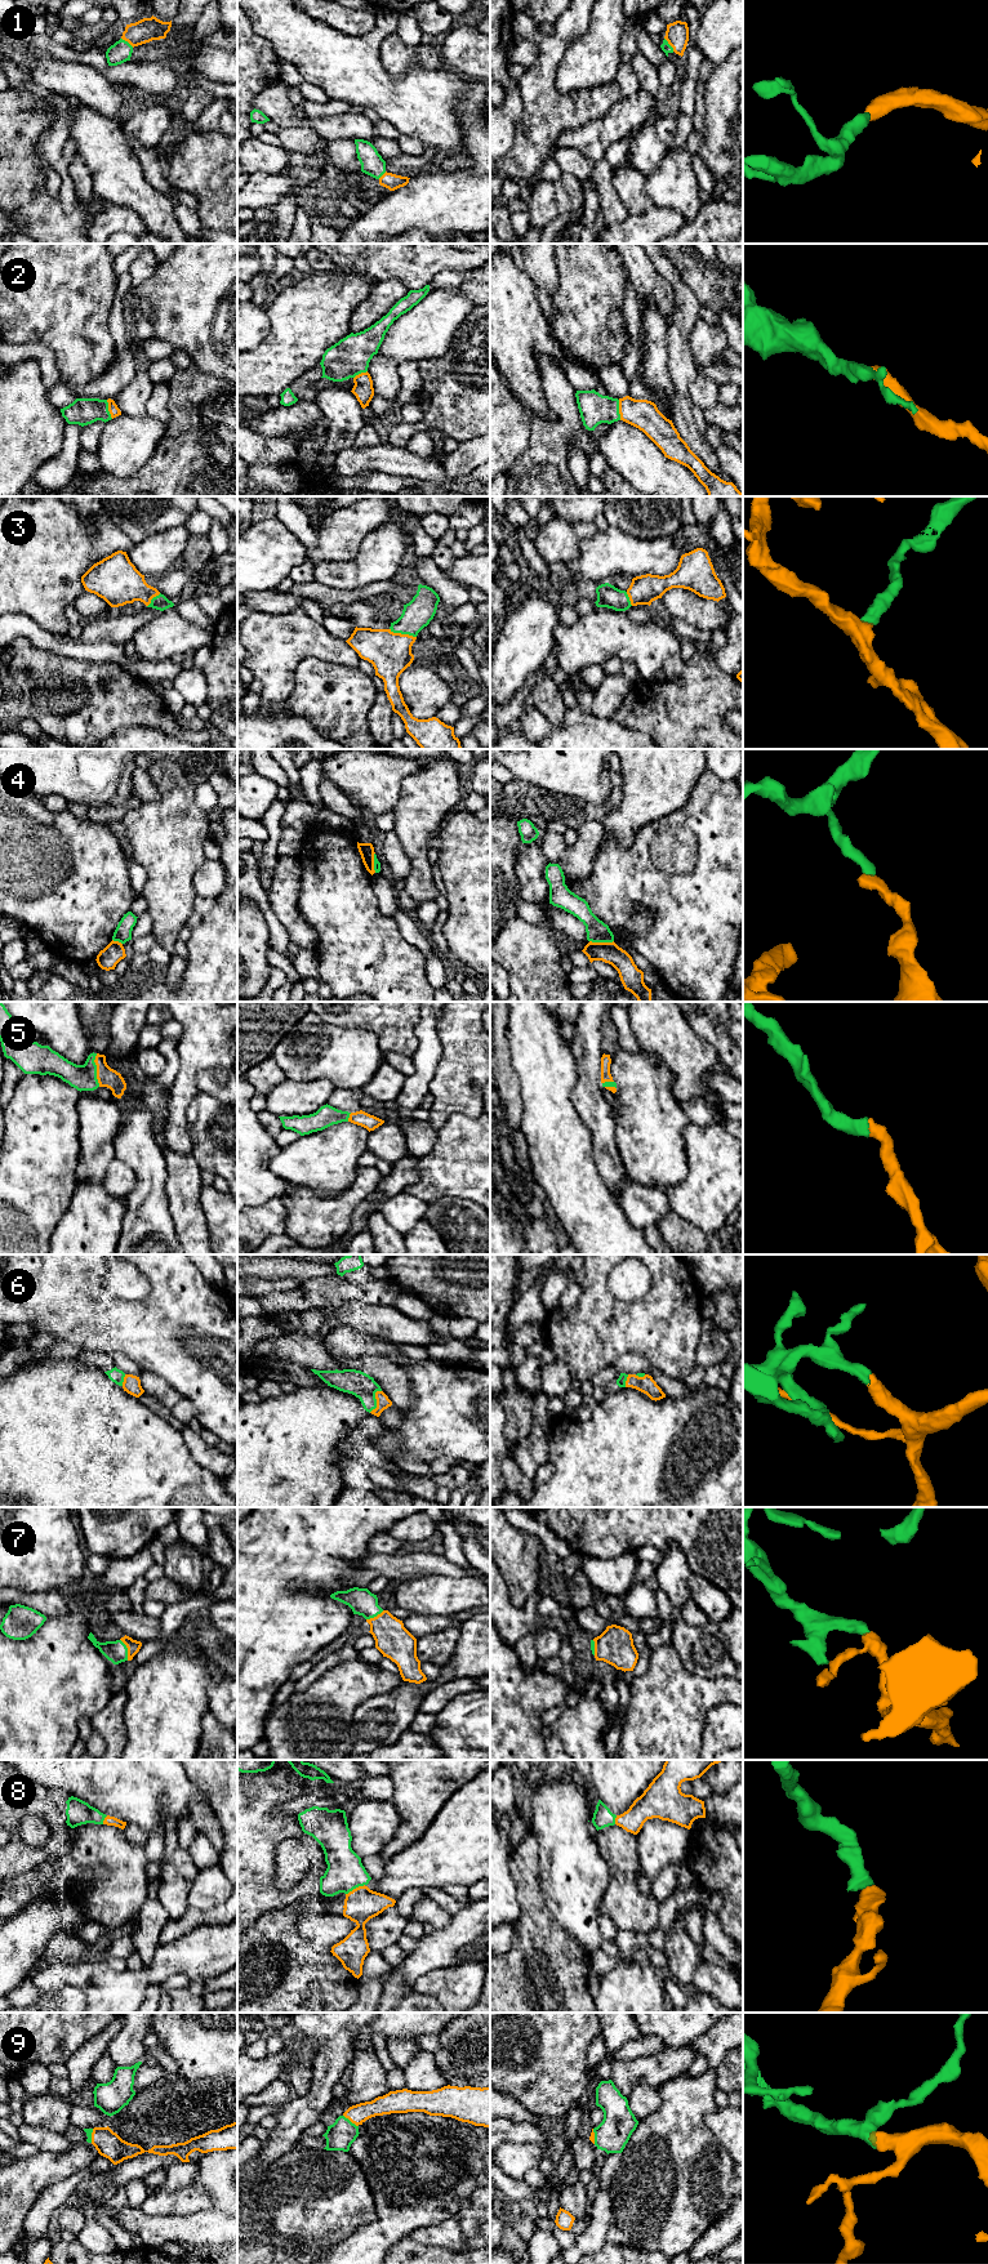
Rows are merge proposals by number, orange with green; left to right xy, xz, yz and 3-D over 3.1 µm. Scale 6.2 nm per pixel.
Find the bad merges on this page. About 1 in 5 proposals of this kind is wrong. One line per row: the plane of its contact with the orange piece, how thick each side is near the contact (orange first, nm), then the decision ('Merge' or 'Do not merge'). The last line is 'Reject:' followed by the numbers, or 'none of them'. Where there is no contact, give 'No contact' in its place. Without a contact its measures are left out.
1: Touches orange in yz. Thickness 140 nm (orange) against 60 nm. Merge
2: Touches orange in yz. Thickness 190 nm (orange) against 190 nm. Merge
3: Touches orange in xz. Thickness 260 nm (orange) against 180 nm. Merge
4: Touches orange in yz. Thickness 130 nm (orange) against 140 nm. Do not merge
5: Touches orange in xy. Thickness 120 nm (orange) against 160 nm. Merge
6: Touches orange in xz. Thickness 80 nm (orange) against 160 nm. Merge
7: Touches orange in xy. Thickness 80 nm (orange) against 140 nm. Merge
8: Touches orange in xz. Thickness 200 nm (orange) against 240 nm. Merge
9: Touches orange in xz. Thickness 120 nm (orange) against 170 nm. Merge
Reject: 4

